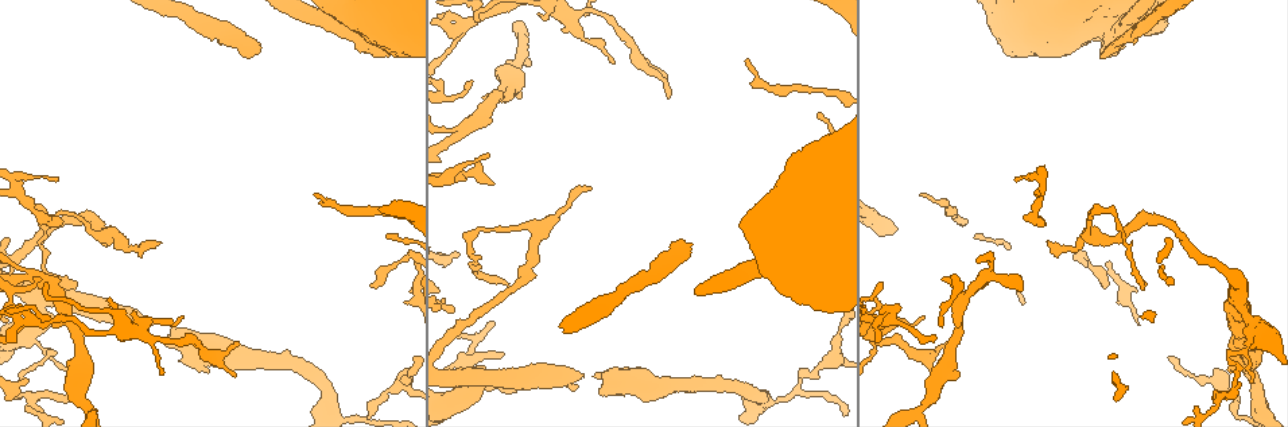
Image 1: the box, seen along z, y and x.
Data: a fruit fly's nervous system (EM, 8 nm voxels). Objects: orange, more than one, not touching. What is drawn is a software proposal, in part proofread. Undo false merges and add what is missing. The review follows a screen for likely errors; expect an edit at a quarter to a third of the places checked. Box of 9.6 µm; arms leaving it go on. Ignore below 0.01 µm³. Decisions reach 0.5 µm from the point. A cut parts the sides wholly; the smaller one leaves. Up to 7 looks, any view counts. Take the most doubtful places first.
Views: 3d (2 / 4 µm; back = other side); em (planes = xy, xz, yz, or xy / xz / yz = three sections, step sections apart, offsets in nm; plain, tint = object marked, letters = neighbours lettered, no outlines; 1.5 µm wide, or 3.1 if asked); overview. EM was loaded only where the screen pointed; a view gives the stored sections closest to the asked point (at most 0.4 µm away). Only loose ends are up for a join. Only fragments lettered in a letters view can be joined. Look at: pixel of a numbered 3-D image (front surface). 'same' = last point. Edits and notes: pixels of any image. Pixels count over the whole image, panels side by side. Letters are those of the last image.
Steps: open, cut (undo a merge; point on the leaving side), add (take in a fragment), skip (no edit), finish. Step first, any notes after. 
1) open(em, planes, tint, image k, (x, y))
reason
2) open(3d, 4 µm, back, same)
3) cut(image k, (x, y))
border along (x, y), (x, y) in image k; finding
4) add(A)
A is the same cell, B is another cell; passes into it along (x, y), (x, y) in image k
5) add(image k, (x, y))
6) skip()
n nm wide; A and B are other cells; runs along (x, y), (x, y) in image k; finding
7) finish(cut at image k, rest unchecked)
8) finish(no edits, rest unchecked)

open(em, planes, letters, image 1, (514, 392))

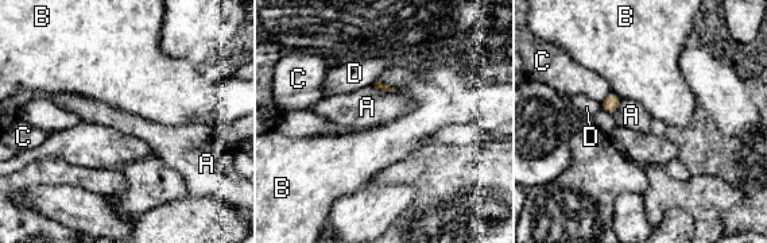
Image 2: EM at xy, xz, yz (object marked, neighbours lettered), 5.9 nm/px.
skip()
A, B, C and D are other cells; none of them fits

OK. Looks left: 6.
open(em, planes, letters, image 1, (1015, 178))
tapers out

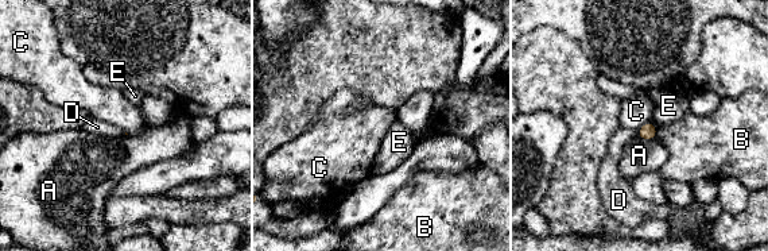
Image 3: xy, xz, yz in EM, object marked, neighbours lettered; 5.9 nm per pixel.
skip()
A, B, C, D and E are other cells; border along (651, 122), (647, 122), (636, 131) in image 3; none of them fits

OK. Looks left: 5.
open(3d, 2 µm, image 1, (26, 407))
tapers out

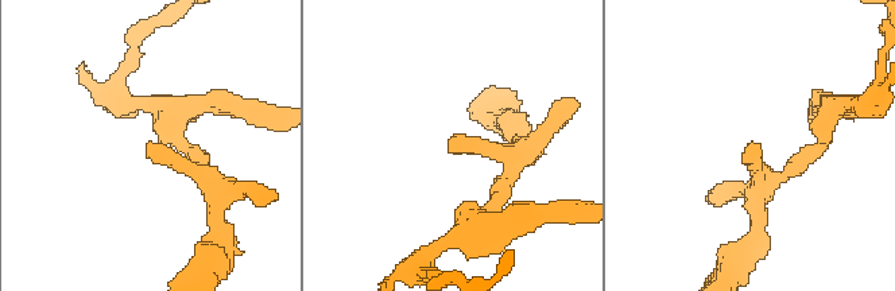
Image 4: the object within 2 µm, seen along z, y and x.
open(em, yz, step 8, tint, image 4, (455, 149))
shape alone is not enough

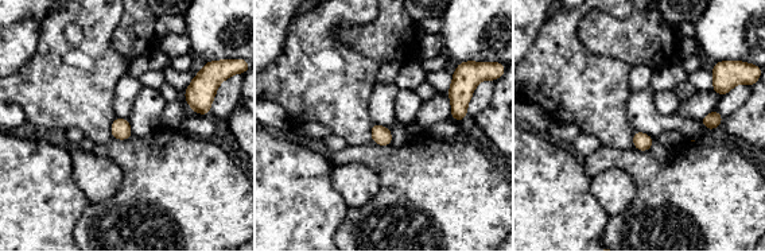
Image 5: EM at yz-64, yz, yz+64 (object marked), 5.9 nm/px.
open(em, xz, step 8, letters, same)
cut it another way

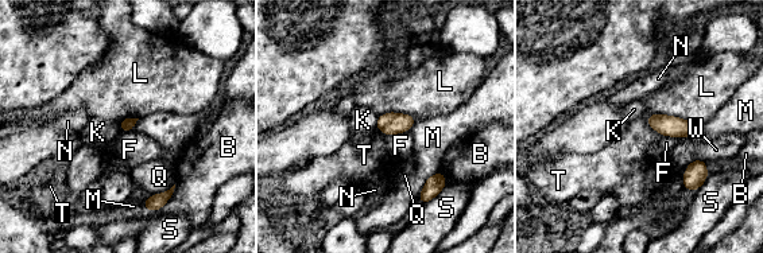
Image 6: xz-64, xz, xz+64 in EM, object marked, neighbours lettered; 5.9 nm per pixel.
skip()
B, F, K, L, M, N, Q, S, T and W are other cells; border along (407, 131), (386, 136) in image 6; no lettered fragment goes on from it

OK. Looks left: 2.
finish(no edits, rest unchecked)

